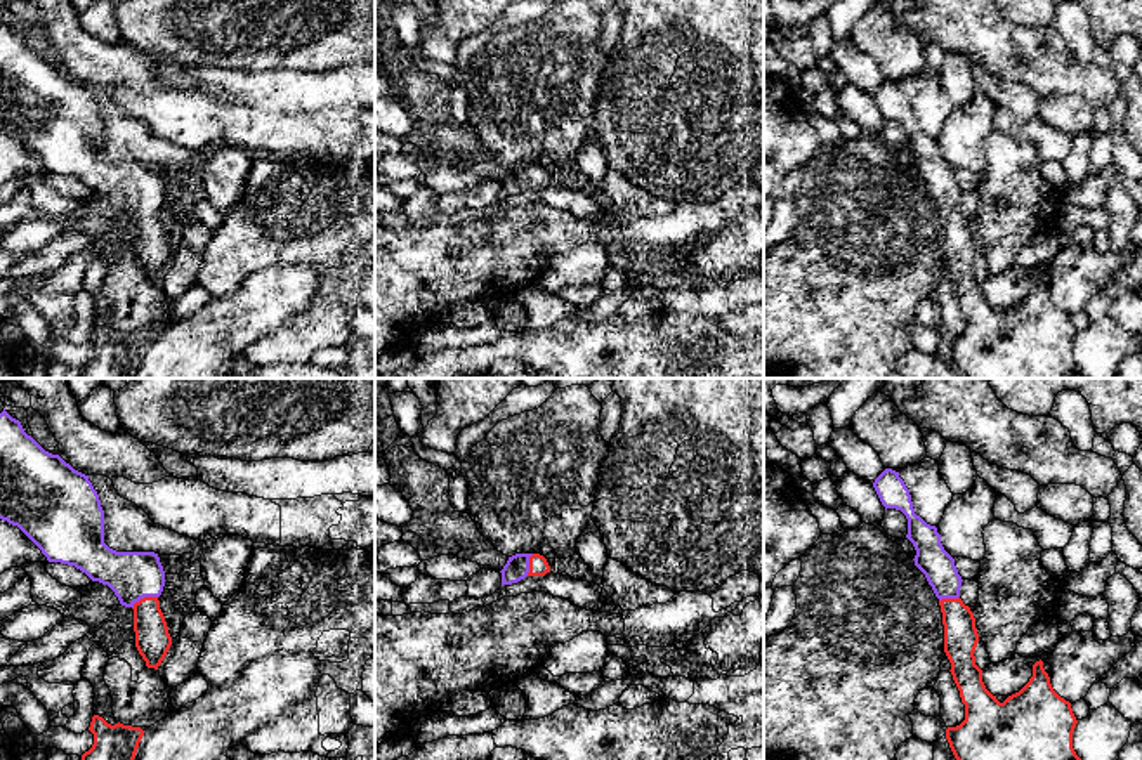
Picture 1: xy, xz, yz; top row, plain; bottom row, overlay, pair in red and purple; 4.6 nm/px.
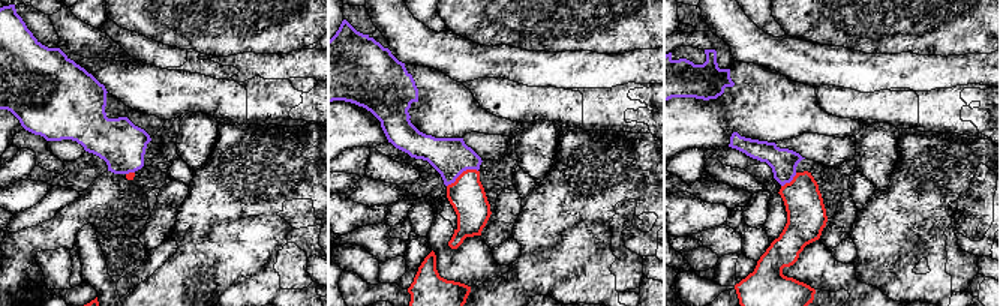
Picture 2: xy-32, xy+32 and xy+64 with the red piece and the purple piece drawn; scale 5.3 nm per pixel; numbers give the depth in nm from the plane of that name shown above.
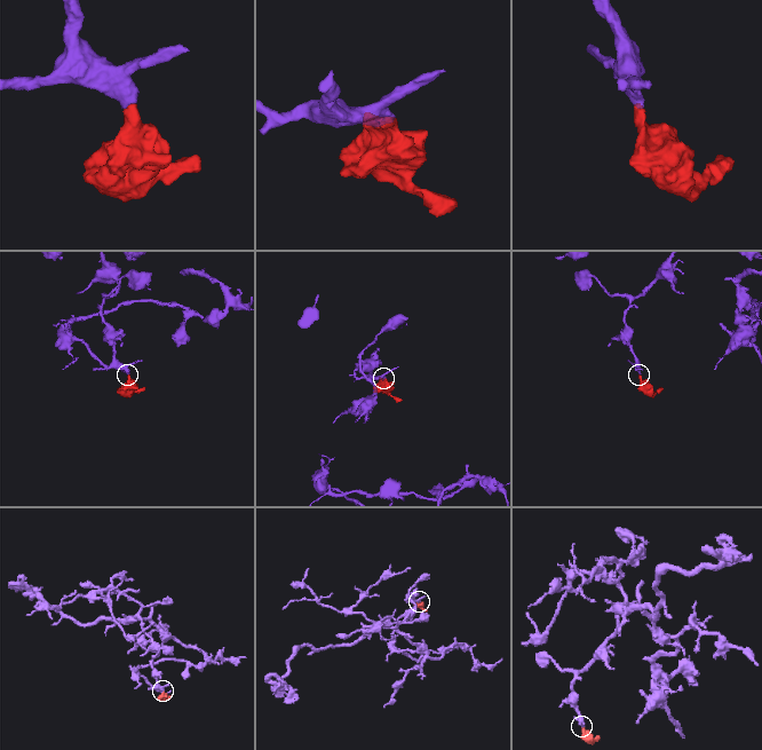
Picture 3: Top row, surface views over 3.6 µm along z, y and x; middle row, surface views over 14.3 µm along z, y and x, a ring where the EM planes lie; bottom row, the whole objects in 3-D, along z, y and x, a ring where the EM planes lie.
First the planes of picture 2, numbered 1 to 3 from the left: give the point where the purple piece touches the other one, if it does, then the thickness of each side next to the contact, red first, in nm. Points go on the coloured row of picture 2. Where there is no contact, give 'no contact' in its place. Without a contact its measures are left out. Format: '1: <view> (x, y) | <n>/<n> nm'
1: xy-32 (129, 173) | 40/260 nm
2: xy+32 (462, 173) | 200/200 nm
3: xy+64 (790, 182) | 200/140 nm

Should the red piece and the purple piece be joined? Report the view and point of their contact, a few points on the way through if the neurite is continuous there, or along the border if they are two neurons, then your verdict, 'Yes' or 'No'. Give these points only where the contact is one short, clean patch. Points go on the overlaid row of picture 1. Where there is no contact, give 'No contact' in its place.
Touches red at xy (143, 599). Path across: xy (153, 641), (143, 599), (137, 582), (131, 575). Yes

